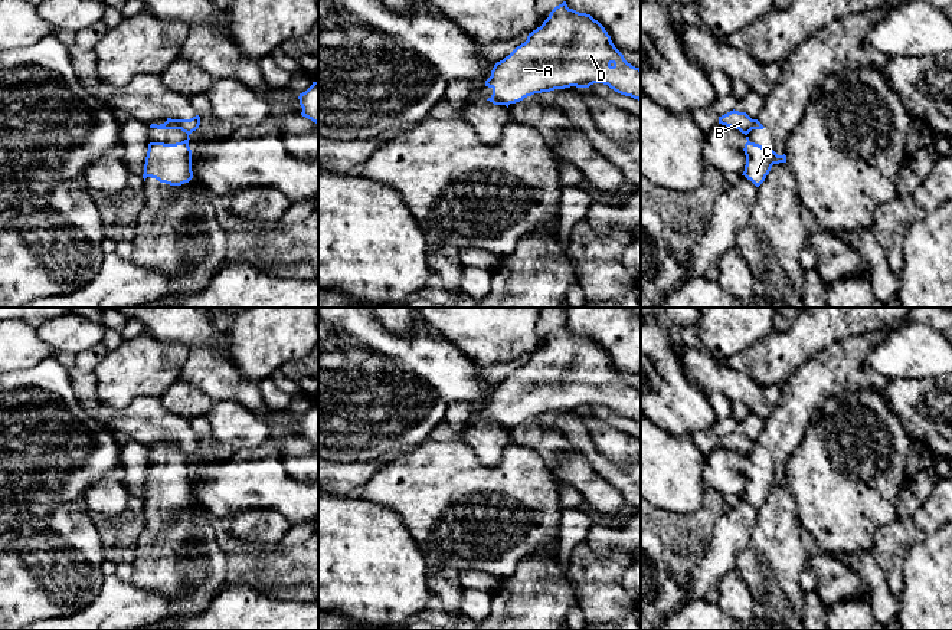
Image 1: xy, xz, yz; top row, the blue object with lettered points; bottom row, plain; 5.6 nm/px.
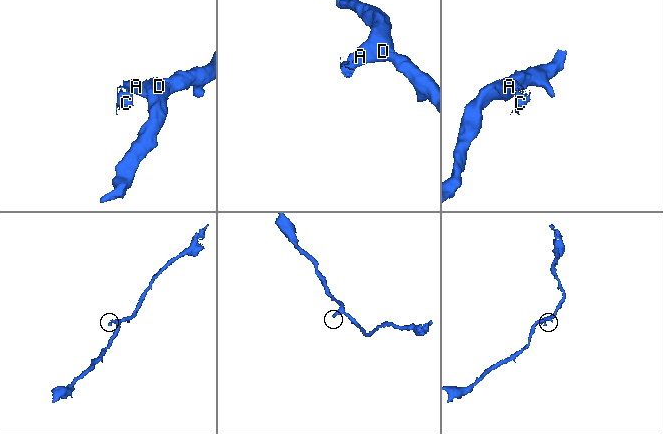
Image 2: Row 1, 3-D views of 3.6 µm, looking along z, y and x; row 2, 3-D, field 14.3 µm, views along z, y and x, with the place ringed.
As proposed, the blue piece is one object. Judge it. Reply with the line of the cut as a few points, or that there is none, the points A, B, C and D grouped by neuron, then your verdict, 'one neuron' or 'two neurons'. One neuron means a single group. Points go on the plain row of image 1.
cut in xy along (173, 442), (179, 450); A B D / C; two neurons

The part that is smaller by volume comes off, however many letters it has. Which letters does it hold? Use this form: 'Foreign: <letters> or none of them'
Foreign: C

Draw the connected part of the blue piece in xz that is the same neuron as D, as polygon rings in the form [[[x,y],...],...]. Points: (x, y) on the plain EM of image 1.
[[[566,324],[556,328],[540,350],[529,355],[527,362],[517,368],[508,378],[497,384],[485,408],[493,411],[493,421],[516,426],[527,419],[570,408],[589,410],[593,406],[608,407],[615,414],[641,423],[641,391],[628,385],[615,370],[605,350],[590,337],[569,331]]]

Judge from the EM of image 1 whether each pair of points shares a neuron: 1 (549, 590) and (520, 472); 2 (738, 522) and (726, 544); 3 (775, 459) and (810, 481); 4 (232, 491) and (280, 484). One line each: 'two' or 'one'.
1: two
2: one
3: two
4: one

